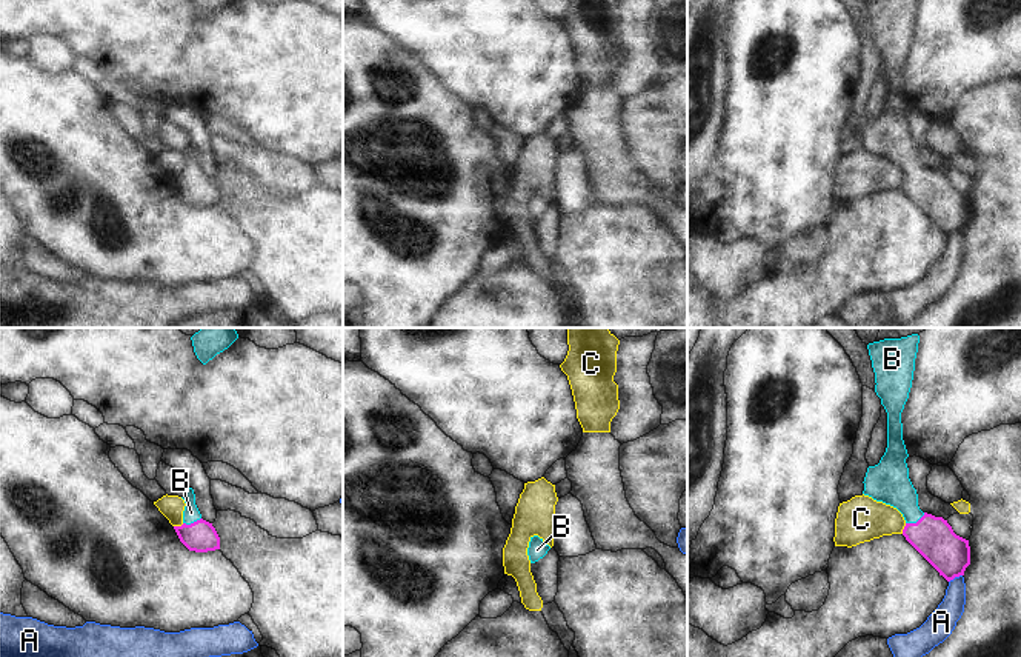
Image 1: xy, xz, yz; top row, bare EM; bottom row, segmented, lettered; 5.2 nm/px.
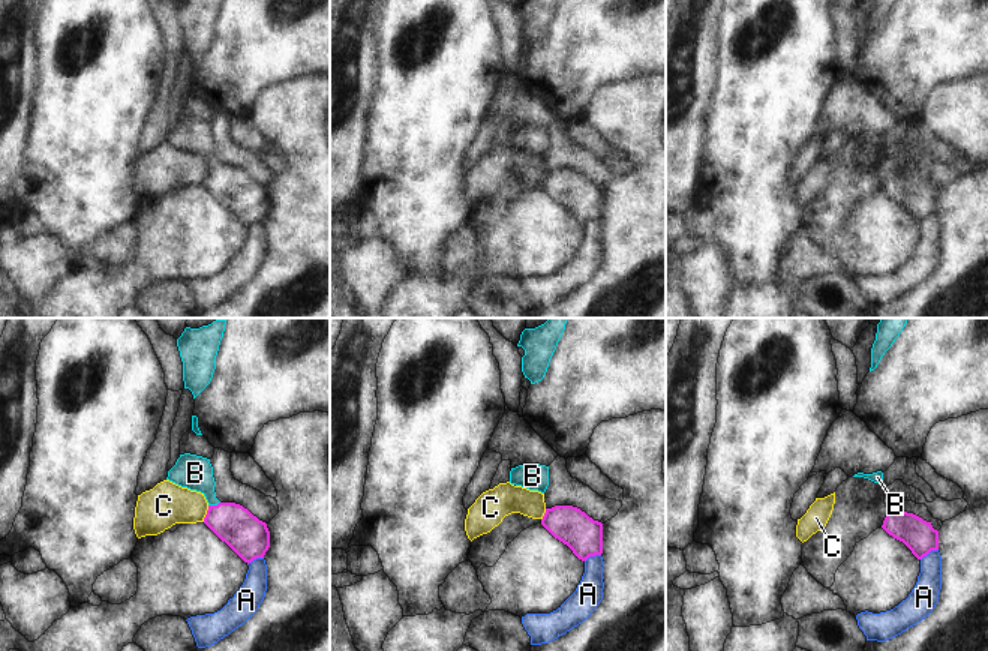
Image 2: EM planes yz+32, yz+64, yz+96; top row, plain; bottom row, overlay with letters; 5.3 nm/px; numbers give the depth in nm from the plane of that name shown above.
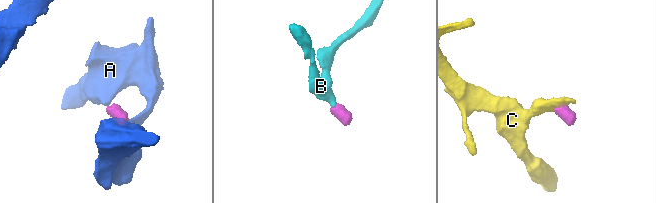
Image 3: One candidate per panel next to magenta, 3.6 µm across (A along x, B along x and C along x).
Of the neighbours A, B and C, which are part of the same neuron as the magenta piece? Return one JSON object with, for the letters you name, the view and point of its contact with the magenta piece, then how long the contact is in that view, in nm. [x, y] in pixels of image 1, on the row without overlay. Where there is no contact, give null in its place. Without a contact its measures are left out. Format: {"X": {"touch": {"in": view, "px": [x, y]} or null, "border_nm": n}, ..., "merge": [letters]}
{"B": {"touch": {"in": "yz", "px": [917, 177]}, "border_nm": 120}, "merge": ["B"]}

